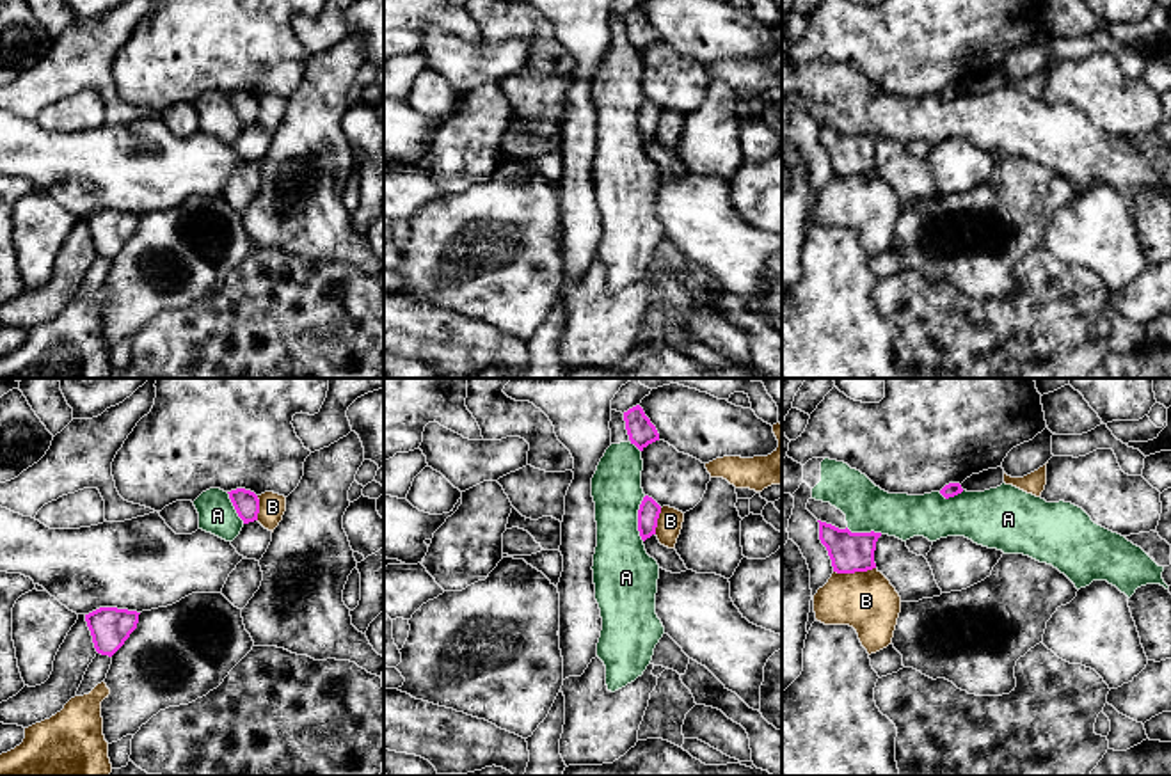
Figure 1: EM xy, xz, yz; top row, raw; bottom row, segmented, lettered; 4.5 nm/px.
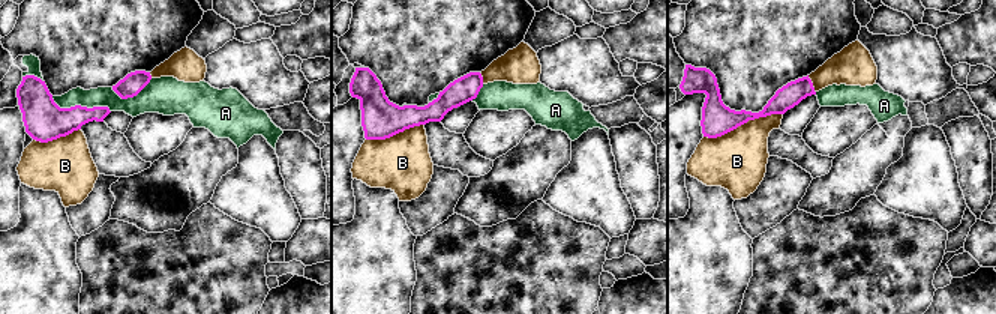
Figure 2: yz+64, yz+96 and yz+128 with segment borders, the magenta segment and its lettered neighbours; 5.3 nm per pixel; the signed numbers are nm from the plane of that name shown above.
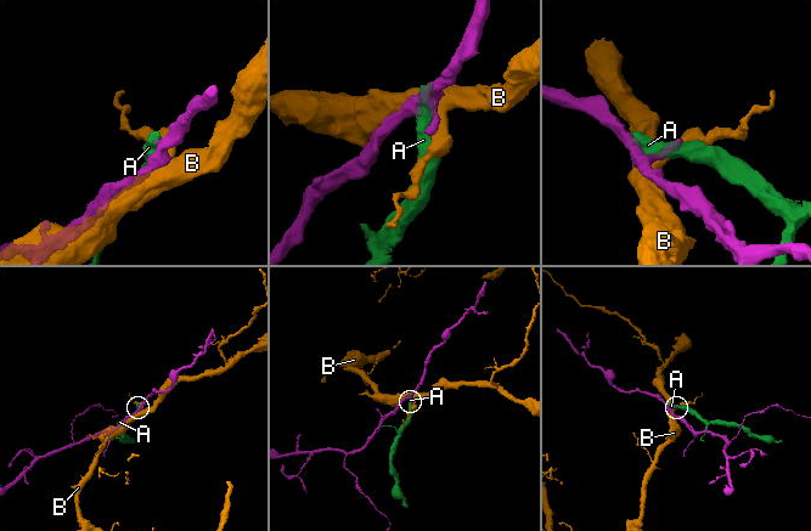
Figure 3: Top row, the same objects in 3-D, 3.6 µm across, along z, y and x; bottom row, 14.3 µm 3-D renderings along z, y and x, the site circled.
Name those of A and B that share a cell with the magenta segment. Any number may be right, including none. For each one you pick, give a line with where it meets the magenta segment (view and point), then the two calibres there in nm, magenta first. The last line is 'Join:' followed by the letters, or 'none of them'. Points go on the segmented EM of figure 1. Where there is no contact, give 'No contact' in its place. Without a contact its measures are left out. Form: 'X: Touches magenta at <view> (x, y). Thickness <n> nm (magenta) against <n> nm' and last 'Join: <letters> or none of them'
Join: none of them

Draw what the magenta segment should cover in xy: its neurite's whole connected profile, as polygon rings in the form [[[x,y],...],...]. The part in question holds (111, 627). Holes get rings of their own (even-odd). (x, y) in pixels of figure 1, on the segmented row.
[[[100,607],[85,614],[96,652],[112,657],[137,629],[139,614],[117,607]]]

